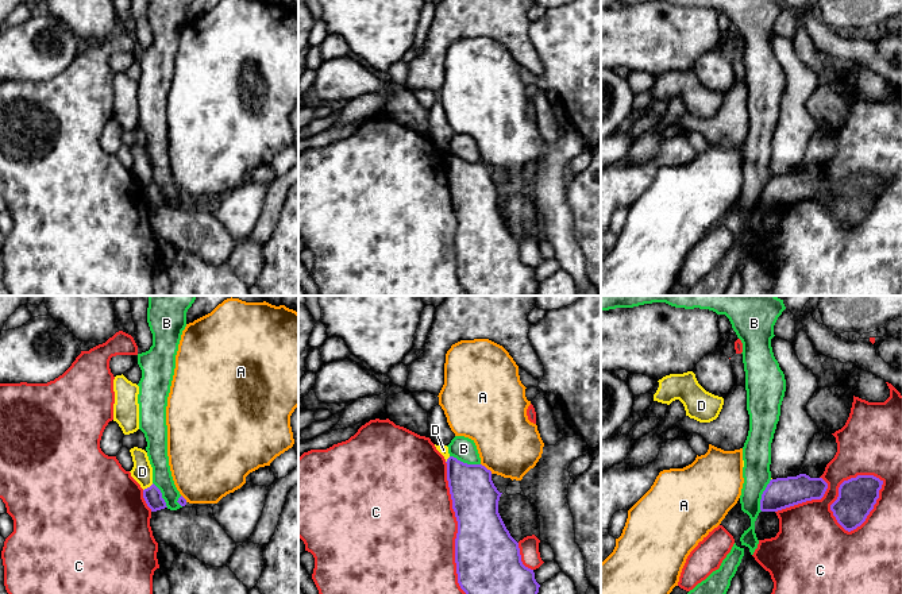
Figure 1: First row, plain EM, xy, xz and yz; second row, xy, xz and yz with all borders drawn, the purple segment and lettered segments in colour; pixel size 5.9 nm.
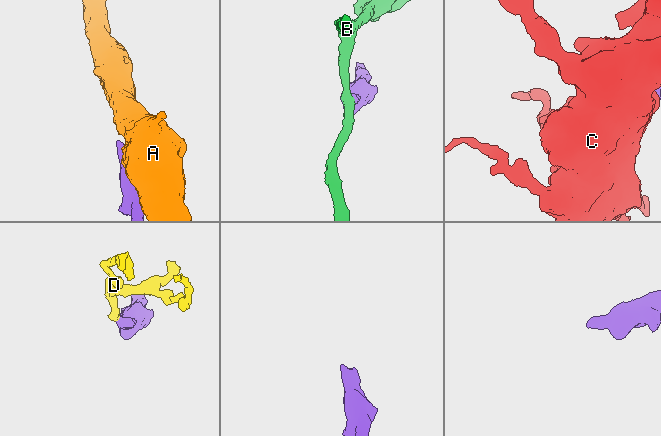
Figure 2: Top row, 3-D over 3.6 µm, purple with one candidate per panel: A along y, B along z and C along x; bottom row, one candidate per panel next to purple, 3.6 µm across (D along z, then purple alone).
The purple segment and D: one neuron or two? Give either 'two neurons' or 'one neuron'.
two neurons

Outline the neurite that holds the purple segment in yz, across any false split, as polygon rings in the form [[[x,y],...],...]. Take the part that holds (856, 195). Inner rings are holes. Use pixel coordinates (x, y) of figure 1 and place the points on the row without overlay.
[[[857,173],[840,182],[830,208],[845,228],[851,230],[866,219],[879,196],[882,182],[883,178],[874,173]]]

